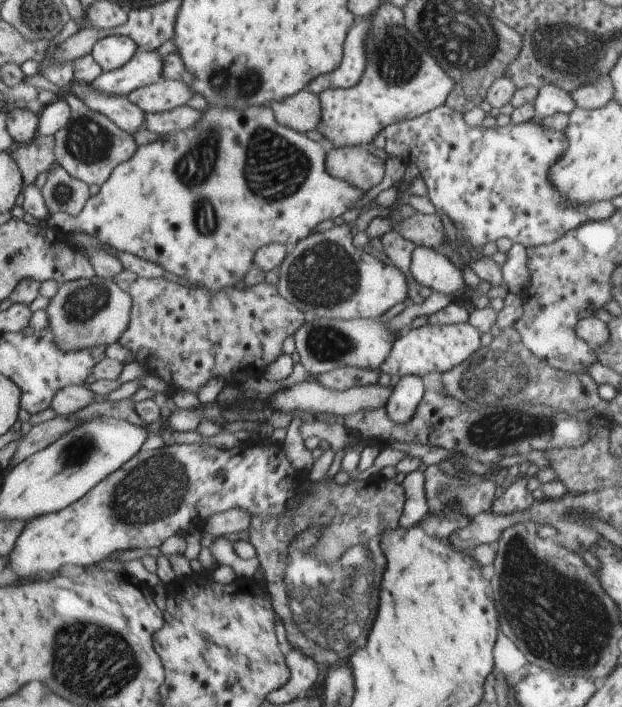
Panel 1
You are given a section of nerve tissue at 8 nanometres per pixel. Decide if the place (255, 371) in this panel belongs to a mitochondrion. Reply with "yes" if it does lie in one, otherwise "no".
no

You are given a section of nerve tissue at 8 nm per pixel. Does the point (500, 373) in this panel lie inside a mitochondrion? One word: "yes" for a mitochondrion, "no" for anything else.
yes

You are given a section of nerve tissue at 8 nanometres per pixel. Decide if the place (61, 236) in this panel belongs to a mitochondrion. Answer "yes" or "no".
no

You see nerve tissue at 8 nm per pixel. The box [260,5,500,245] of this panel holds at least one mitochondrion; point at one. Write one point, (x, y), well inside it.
(396, 61)

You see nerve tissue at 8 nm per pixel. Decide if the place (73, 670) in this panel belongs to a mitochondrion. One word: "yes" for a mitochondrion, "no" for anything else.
yes

